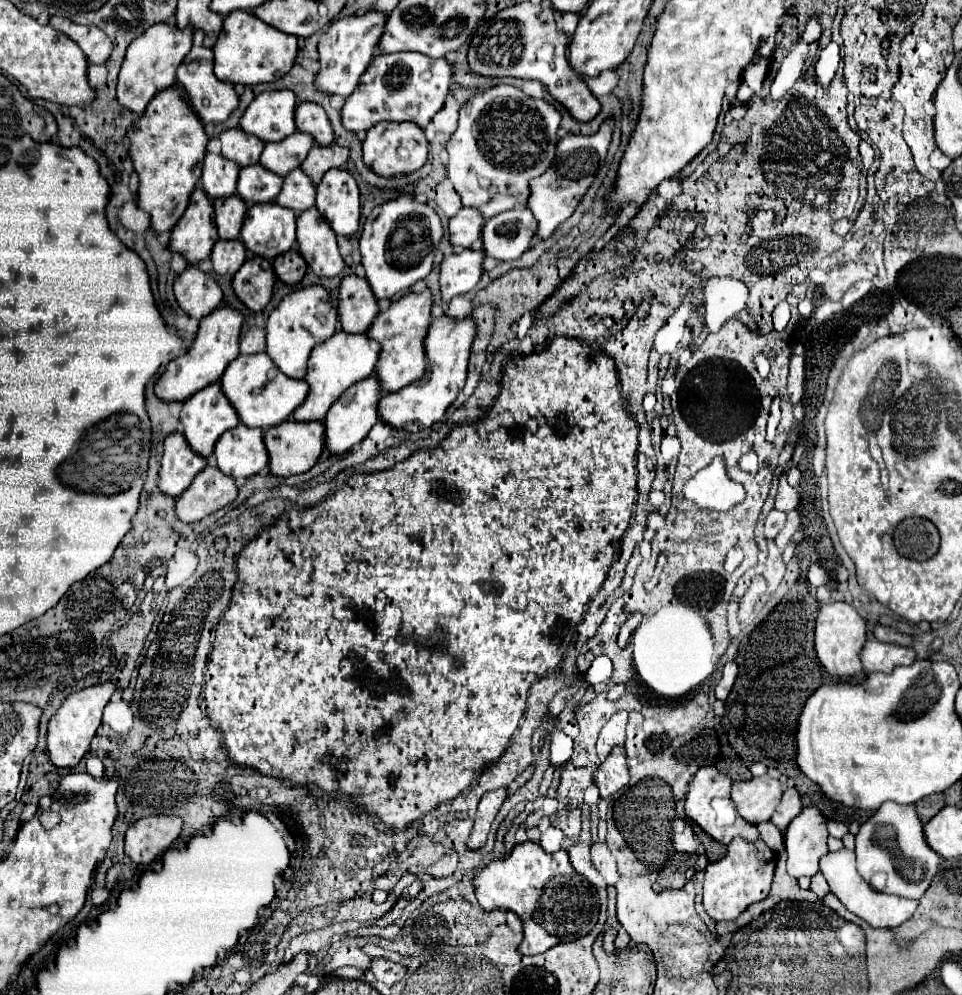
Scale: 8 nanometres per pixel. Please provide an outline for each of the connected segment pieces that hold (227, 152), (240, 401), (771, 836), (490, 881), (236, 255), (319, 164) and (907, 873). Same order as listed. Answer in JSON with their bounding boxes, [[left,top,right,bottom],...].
[[220,126,264,166],[220,352,310,430],[756,820,782,852],[472,842,598,954],[210,240,246,278],[300,144,348,184],[856,802,940,900]]

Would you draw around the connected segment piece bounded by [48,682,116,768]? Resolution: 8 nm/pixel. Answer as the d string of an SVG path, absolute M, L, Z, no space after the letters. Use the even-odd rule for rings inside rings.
M102 682L90 688L82 688L72 692L56 710L56 714L48 722L48 756L60 768L76 766L82 756L90 750L90 742L102 722L102 710L108 704L112 692L116 690L114 682Z

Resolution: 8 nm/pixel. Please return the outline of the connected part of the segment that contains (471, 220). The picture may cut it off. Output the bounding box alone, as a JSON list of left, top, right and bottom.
[450,208,486,248]

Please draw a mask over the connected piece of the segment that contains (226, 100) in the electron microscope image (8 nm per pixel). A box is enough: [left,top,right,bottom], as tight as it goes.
[176,30,238,124]

